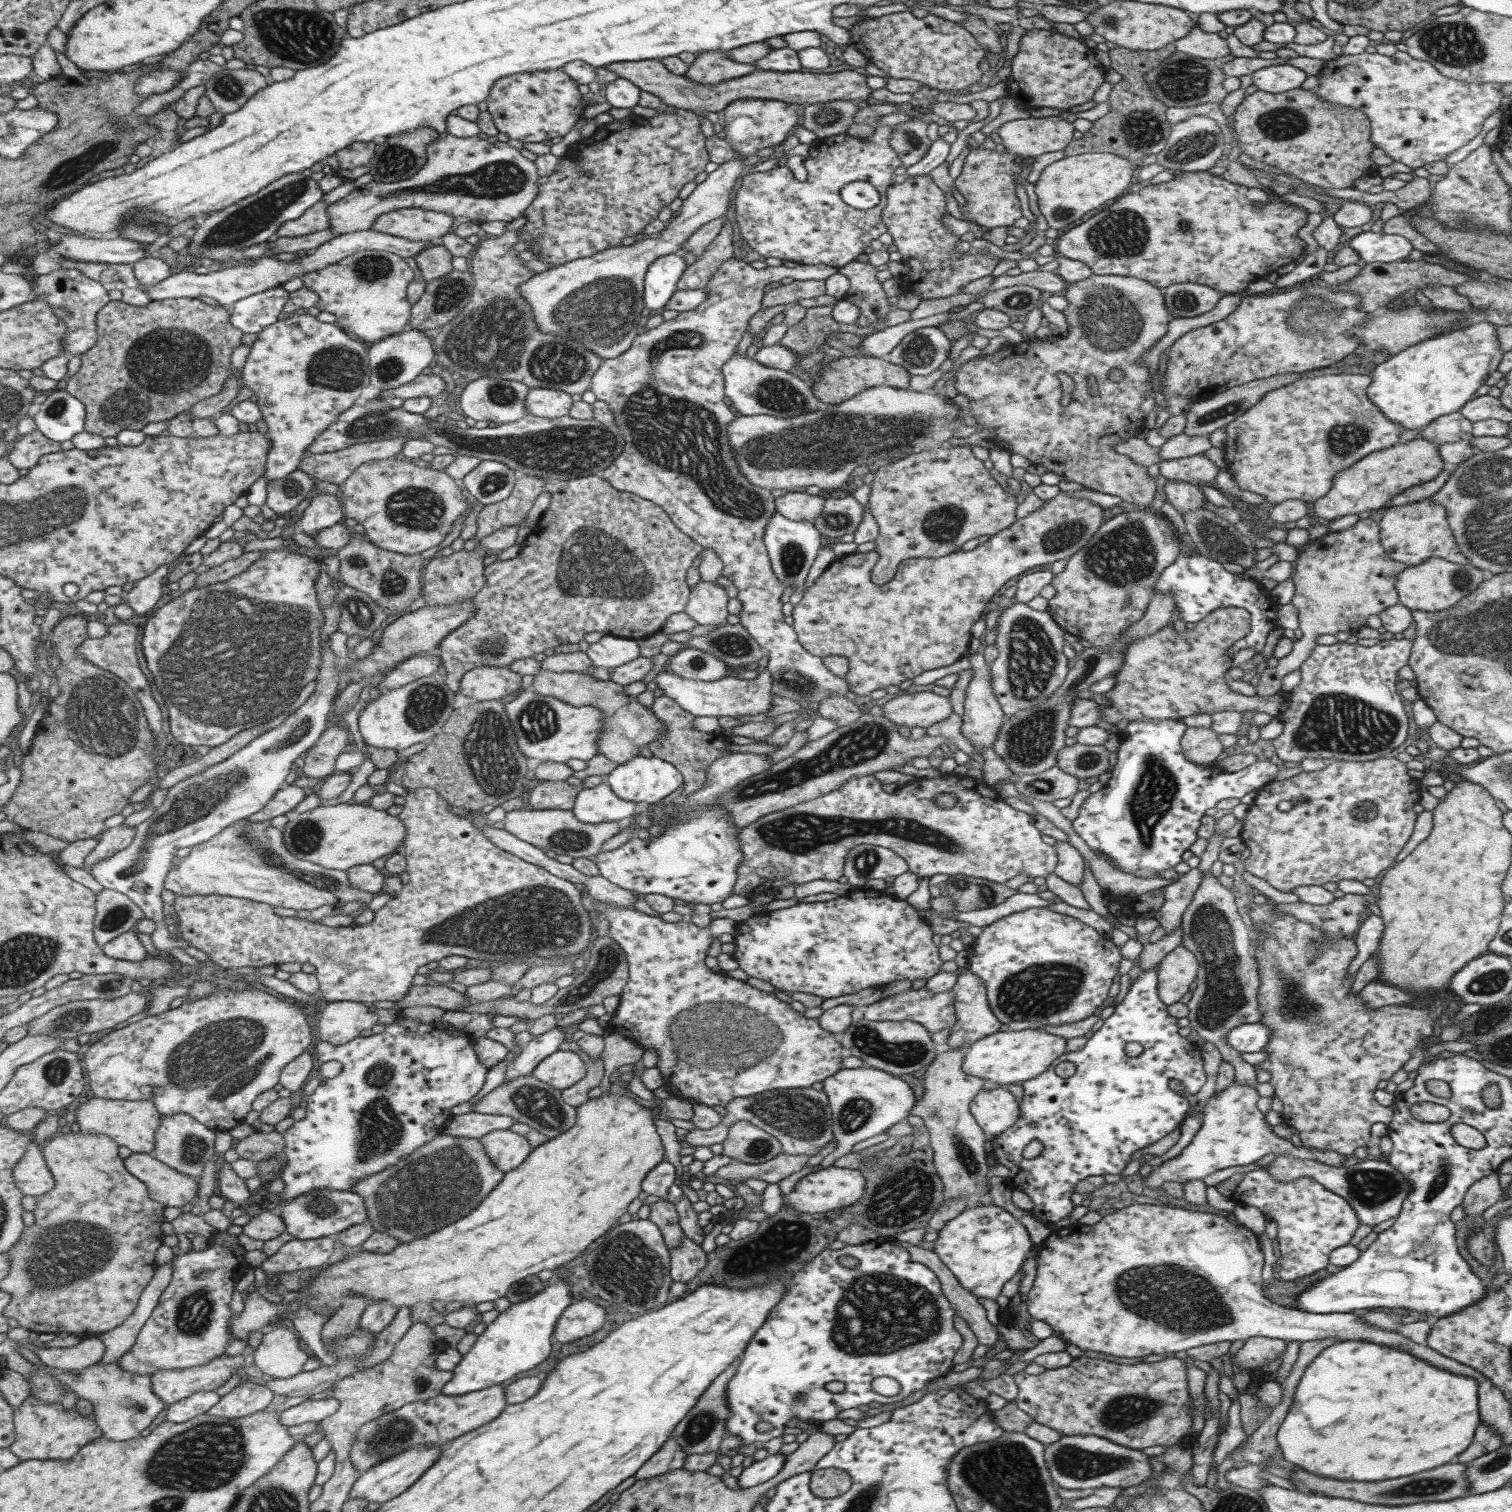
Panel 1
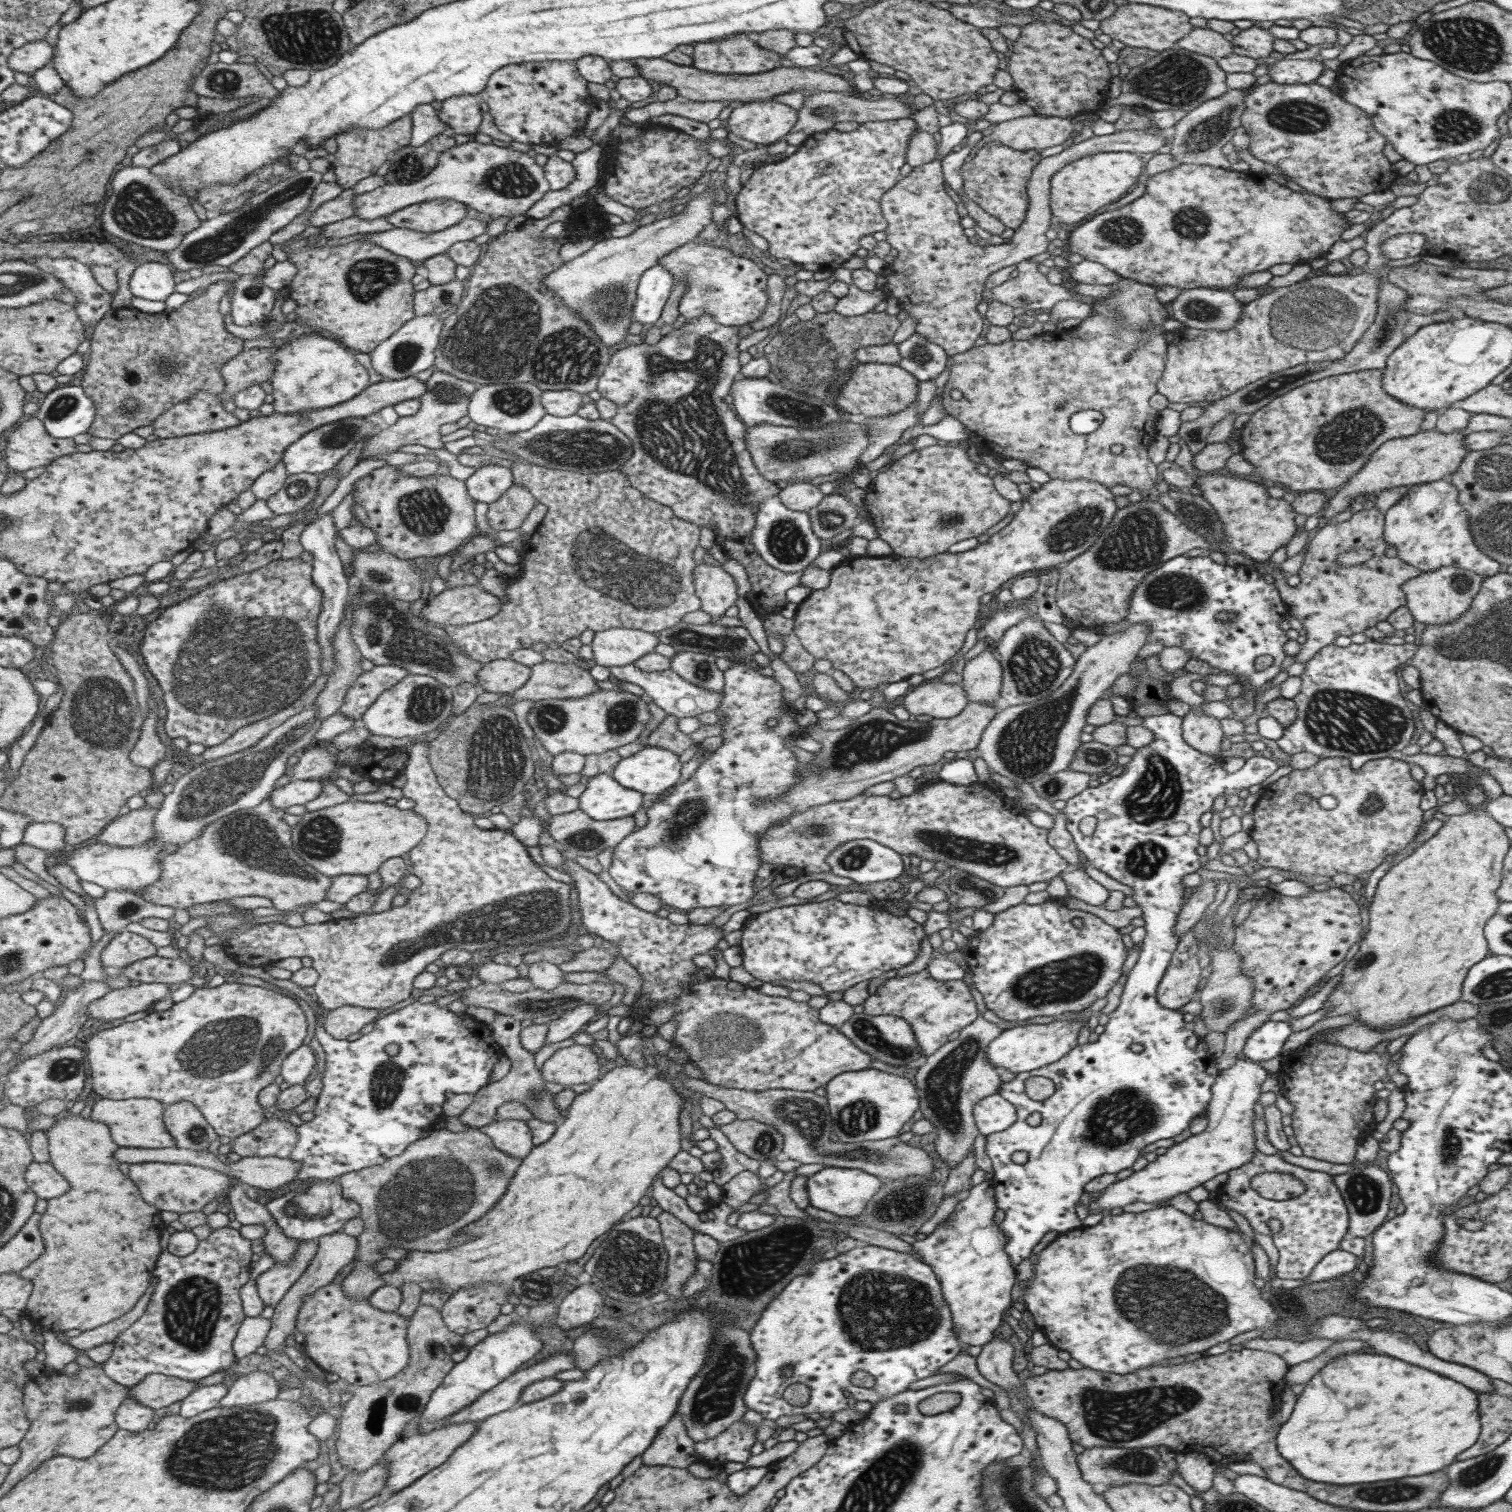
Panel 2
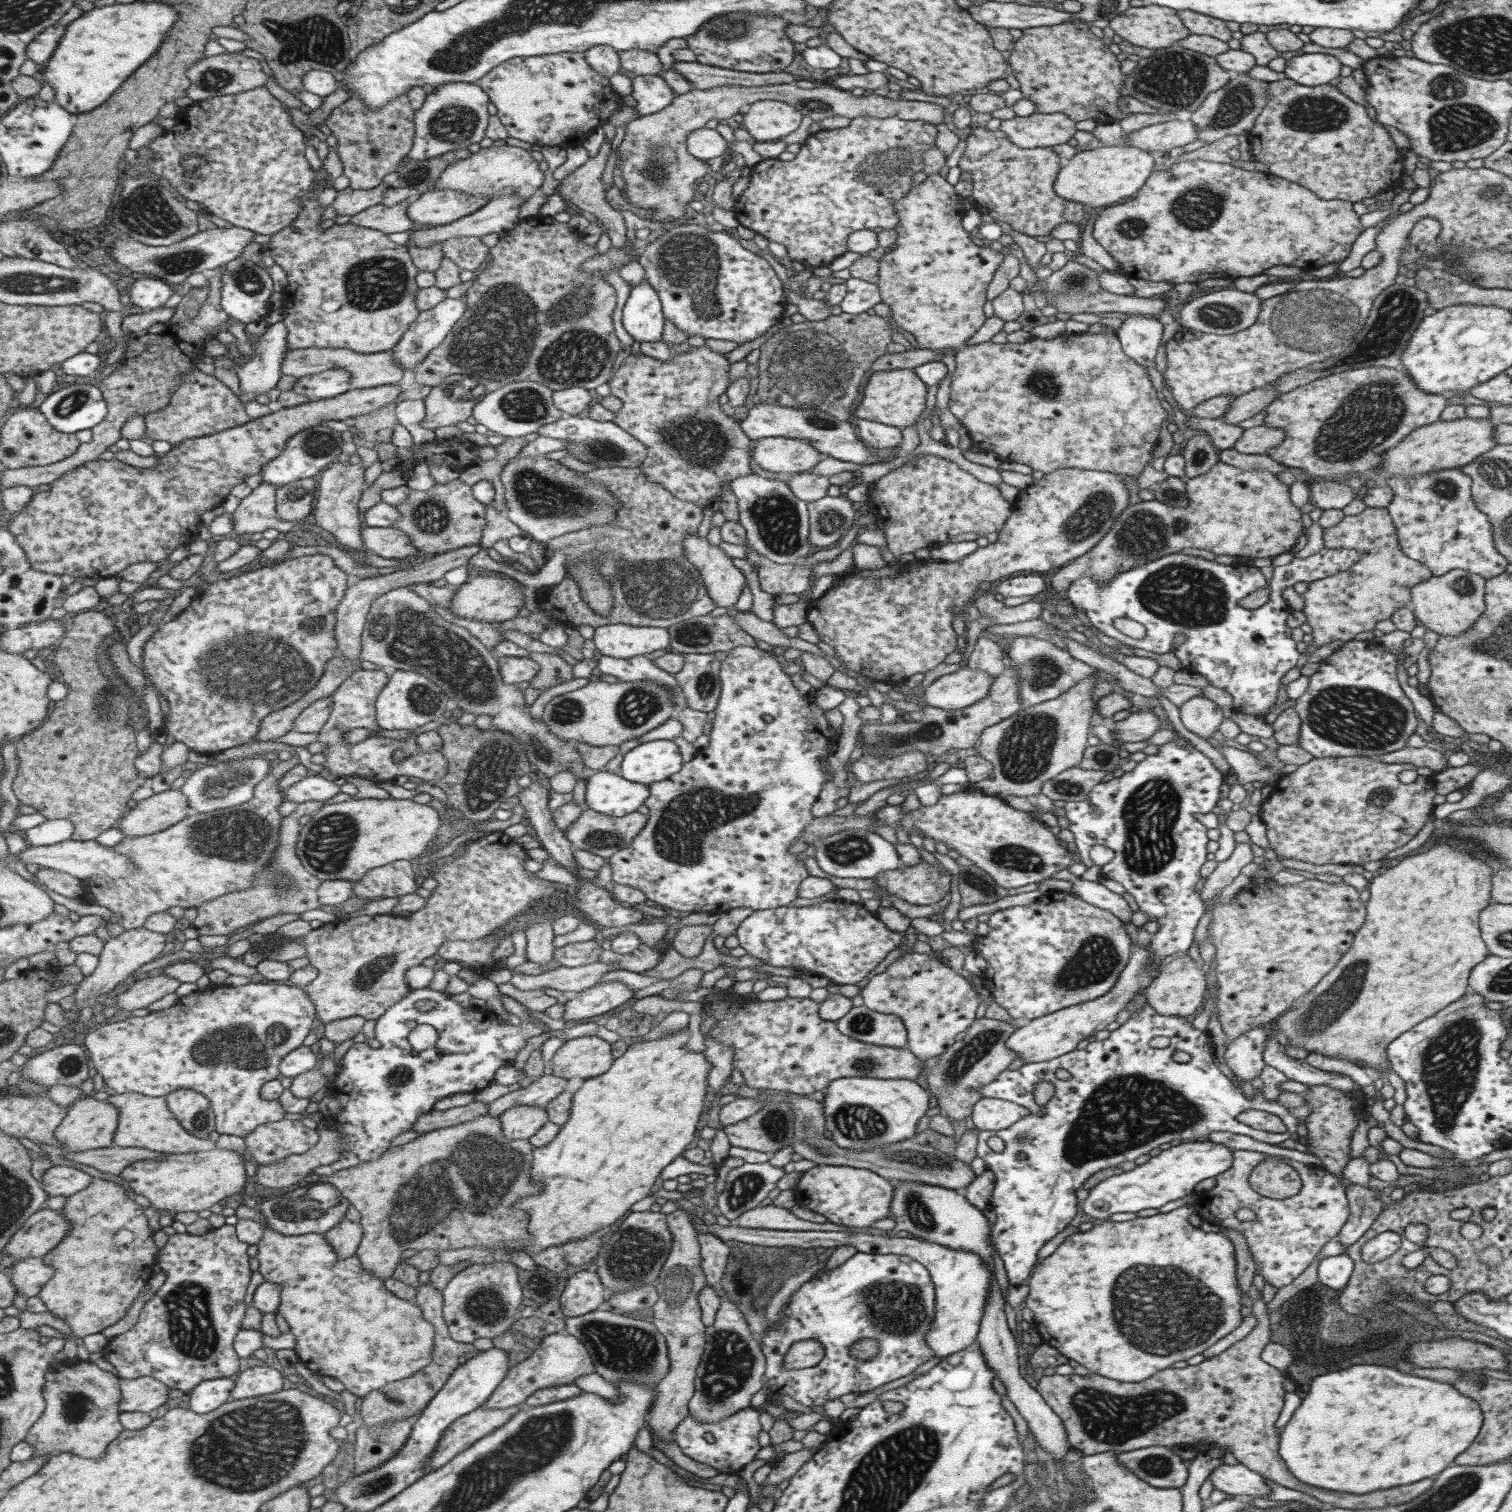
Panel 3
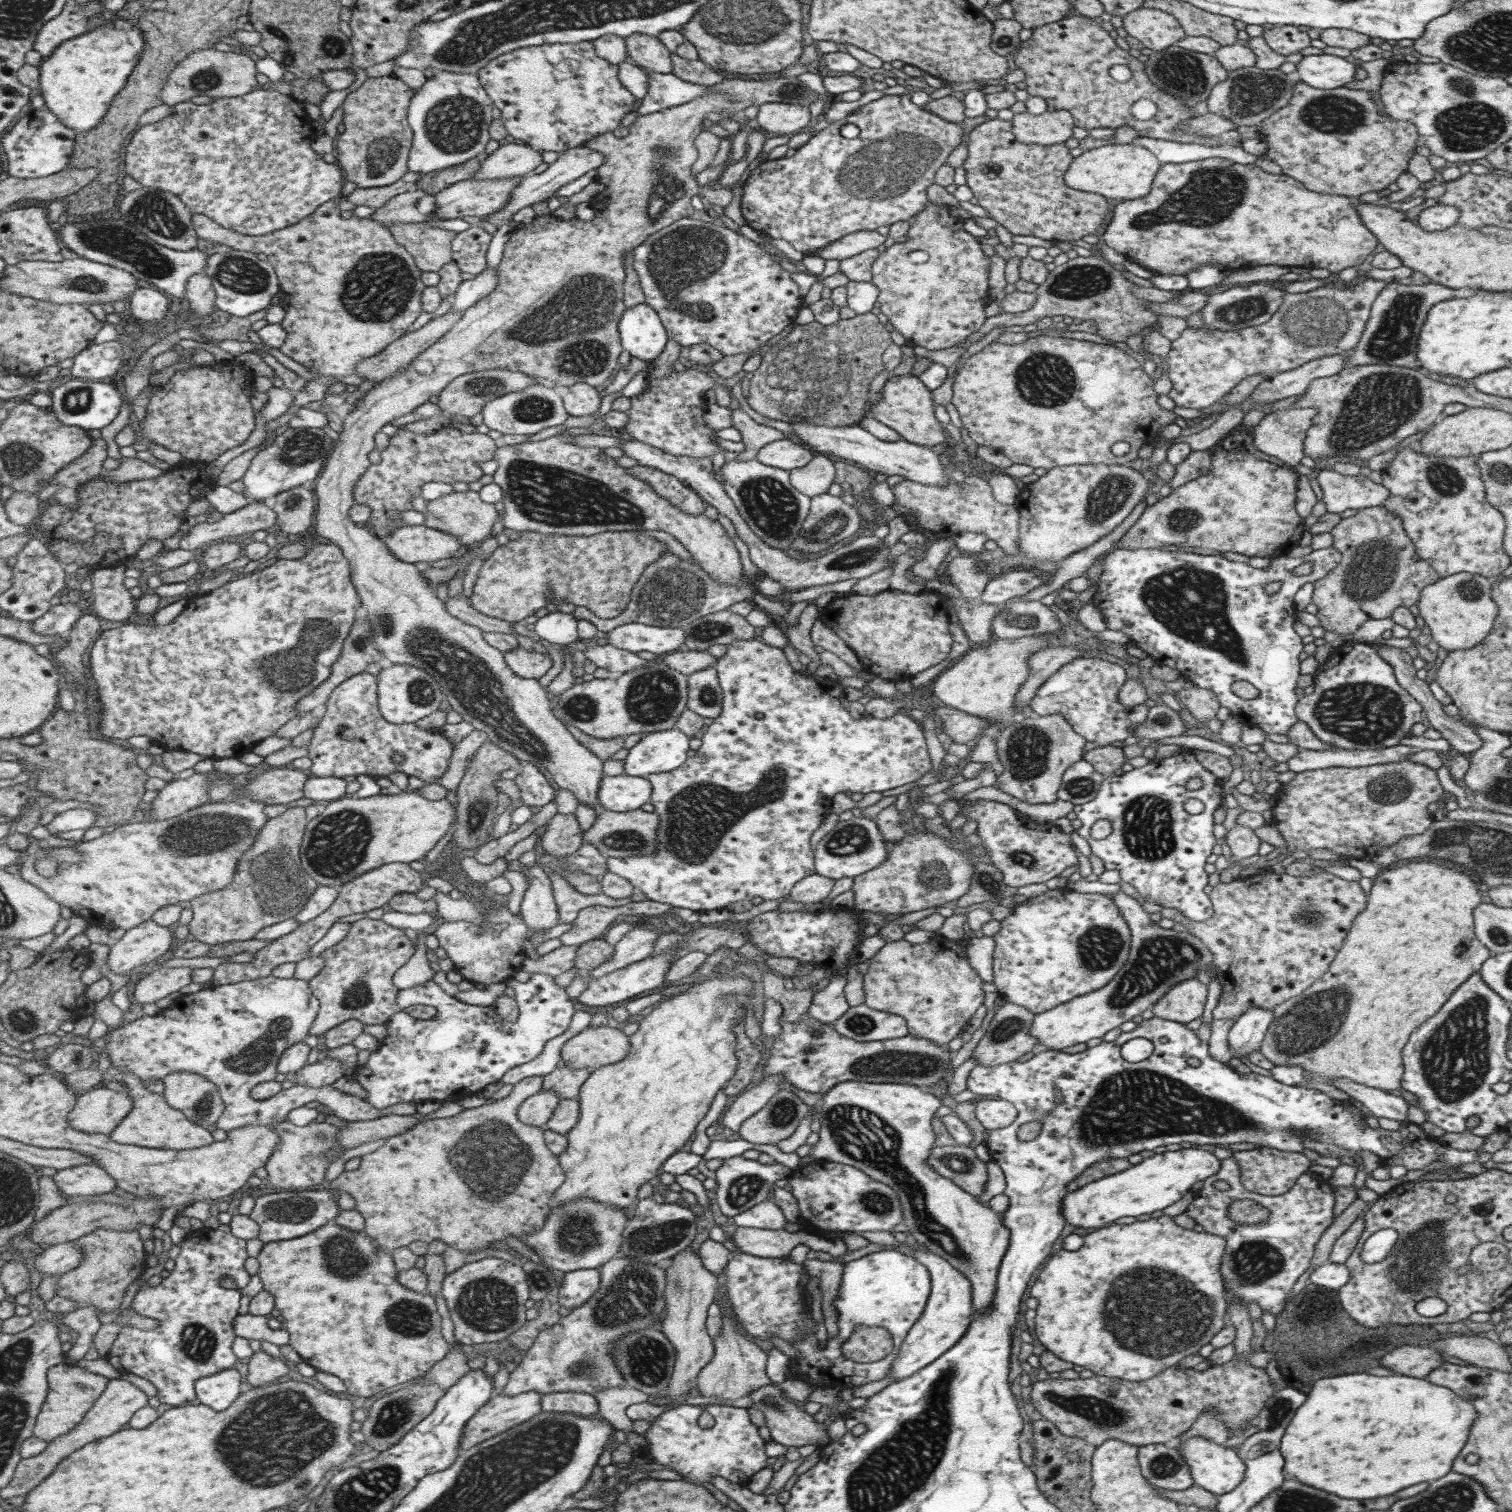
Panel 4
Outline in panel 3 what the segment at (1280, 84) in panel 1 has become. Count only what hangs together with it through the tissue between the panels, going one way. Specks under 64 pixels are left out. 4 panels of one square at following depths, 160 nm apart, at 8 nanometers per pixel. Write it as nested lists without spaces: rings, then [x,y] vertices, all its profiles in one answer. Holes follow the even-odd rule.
[[[1303,53],[1285,61],[1284,78],[1305,86],[1327,84],[1339,76],[1337,58],[1322,53]]]

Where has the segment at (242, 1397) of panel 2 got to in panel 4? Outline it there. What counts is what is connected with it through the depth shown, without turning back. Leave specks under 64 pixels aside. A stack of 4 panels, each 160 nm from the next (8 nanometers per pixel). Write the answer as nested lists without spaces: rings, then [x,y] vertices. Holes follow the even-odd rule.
[[[261,1349],[254,1353],[249,1362],[248,1375],[245,1377],[246,1388],[269,1386],[275,1384],[279,1378],[287,1376],[291,1368],[283,1362],[283,1359],[270,1356]]]

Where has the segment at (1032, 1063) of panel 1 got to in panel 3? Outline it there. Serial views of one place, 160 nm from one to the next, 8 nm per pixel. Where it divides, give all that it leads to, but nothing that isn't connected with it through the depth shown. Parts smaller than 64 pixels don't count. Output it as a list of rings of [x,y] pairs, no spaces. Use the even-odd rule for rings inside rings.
[[[1131,945],[1130,958],[1126,962],[1125,968],[1118,974],[1115,984],[1103,996],[1095,1000],[1087,1000],[1079,1004],[1071,1004],[1067,1008],[1061,1008],[1036,1019],[1023,1021],[1004,1040],[1004,1045],[1012,1050],[1017,1058],[1021,1058],[1023,1064],[1029,1062],[1045,1062],[1057,1058],[1066,1052],[1071,1052],[1079,1040],[1086,1039],[1087,1036],[1095,1035],[1099,1030],[1103,1030],[1107,1024],[1113,1022],[1115,1015],[1131,998],[1135,992],[1144,992],[1144,988],[1152,982],[1160,966],[1152,962],[1153,955],[1149,951],[1149,945],[1138,948]]]

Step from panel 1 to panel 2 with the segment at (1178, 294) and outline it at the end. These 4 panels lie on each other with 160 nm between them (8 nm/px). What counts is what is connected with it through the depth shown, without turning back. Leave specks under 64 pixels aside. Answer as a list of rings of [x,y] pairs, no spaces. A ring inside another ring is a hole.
[[[1192,288],[1183,289],[1170,302],[1171,318],[1180,322],[1186,328],[1199,330],[1217,330],[1225,332],[1239,322],[1243,304],[1230,293],[1230,289]]]

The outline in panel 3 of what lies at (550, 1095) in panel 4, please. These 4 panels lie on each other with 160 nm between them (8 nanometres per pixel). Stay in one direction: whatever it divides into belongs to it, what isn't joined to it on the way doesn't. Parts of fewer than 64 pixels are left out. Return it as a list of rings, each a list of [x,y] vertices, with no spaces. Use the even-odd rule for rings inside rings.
[[[522,1104],[504,1110],[499,1116],[501,1132],[507,1140],[533,1136],[548,1121],[543,1106]]]

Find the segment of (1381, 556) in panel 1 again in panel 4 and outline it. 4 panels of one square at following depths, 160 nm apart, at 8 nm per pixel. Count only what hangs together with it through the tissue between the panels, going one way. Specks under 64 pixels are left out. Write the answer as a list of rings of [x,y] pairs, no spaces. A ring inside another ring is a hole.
[[[1383,505],[1358,509],[1353,516],[1342,518],[1330,533],[1332,547],[1339,552],[1341,560],[1329,574],[1312,583],[1311,595],[1311,603],[1317,608],[1318,626],[1324,631],[1352,635],[1367,620],[1390,618],[1395,608],[1416,604],[1421,589],[1440,577],[1428,562],[1417,556],[1413,543],[1405,534],[1401,519]]]

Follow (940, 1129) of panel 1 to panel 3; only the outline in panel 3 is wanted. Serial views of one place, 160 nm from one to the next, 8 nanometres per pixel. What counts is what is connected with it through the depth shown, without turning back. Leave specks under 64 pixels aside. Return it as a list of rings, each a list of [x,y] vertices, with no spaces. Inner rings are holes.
[[[981,1017],[965,1029],[961,1040],[953,1041],[940,1055],[935,1068],[925,1076],[928,1094],[935,1098],[939,1114],[952,1118],[953,1122],[963,1122],[970,1116],[973,1105],[982,1097],[978,1091],[989,1084],[1016,1057],[1004,1045],[1004,1040],[1015,1030],[1004,1021]]]

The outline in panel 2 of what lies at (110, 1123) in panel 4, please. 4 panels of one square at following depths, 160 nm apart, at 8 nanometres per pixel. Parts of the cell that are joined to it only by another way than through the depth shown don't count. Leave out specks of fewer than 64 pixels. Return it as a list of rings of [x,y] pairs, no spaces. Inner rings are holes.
[[[69,1114],[67,1118],[61,1119],[59,1122],[55,1123],[55,1125],[52,1124],[52,1127],[49,1128],[47,1132],[48,1137],[50,1138],[50,1164],[55,1165],[57,1170],[60,1170],[61,1175],[63,1175],[63,1177],[65,1177],[65,1179],[73,1185],[73,1190],[63,1196],[47,1200],[47,1209],[42,1214],[42,1220],[40,1223],[40,1229],[43,1232],[46,1244],[46,1251],[40,1256],[39,1259],[34,1260],[27,1268],[24,1268],[20,1272],[20,1275],[24,1276],[24,1278],[33,1280],[33,1287],[35,1287],[23,1315],[29,1318],[33,1324],[39,1325],[45,1332],[65,1332],[66,1330],[75,1330],[75,1328],[78,1328],[81,1331],[93,1330],[94,1328],[99,1328],[104,1324],[109,1324],[110,1322],[125,1316],[128,1312],[131,1312],[131,1310],[137,1306],[137,1302],[141,1300],[141,1297],[148,1292],[148,1289],[152,1284],[153,1272],[121,1272],[121,1260],[133,1260],[133,1262],[129,1262],[129,1266],[127,1266],[125,1270],[137,1270],[137,1268],[139,1268],[139,1270],[145,1270],[145,1268],[147,1268],[147,1270],[155,1270],[155,1268],[157,1268],[157,1261],[160,1259],[159,1254],[162,1254],[163,1252],[163,1250],[161,1250],[161,1237],[166,1229],[166,1226],[163,1220],[161,1220],[162,1211],[160,1208],[157,1208],[154,1204],[146,1201],[141,1195],[137,1184],[135,1184],[135,1182],[133,1182],[128,1175],[125,1176],[121,1173],[121,1164],[117,1162],[115,1156],[121,1147],[112,1137],[112,1129],[109,1128],[108,1124],[99,1120],[93,1120],[90,1116],[83,1118],[78,1114]],[[119,1236],[129,1236],[129,1242],[133,1244],[133,1246],[129,1246],[129,1248],[131,1248],[131,1250],[135,1250],[135,1252],[145,1252],[145,1254],[117,1254],[119,1244],[121,1244],[123,1240],[127,1240],[127,1238],[119,1238]]]

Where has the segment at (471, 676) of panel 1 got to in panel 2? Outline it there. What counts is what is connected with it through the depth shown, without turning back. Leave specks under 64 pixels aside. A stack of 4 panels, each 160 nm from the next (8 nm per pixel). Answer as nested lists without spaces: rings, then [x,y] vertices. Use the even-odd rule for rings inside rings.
[[[497,659],[482,664],[483,668],[477,672],[477,683],[485,692],[498,692],[503,695],[510,695],[517,688],[522,688],[531,676],[529,667],[525,667],[511,659]]]

